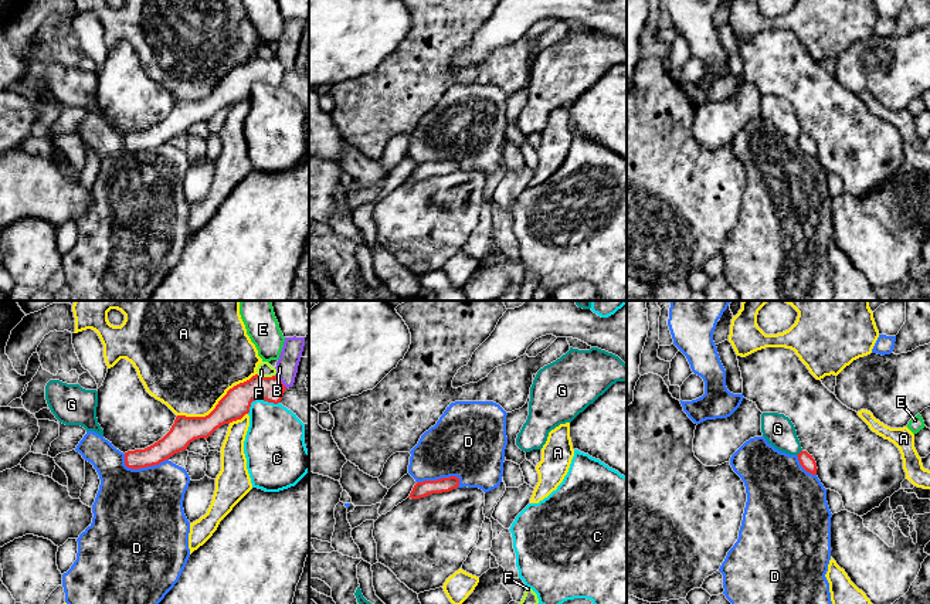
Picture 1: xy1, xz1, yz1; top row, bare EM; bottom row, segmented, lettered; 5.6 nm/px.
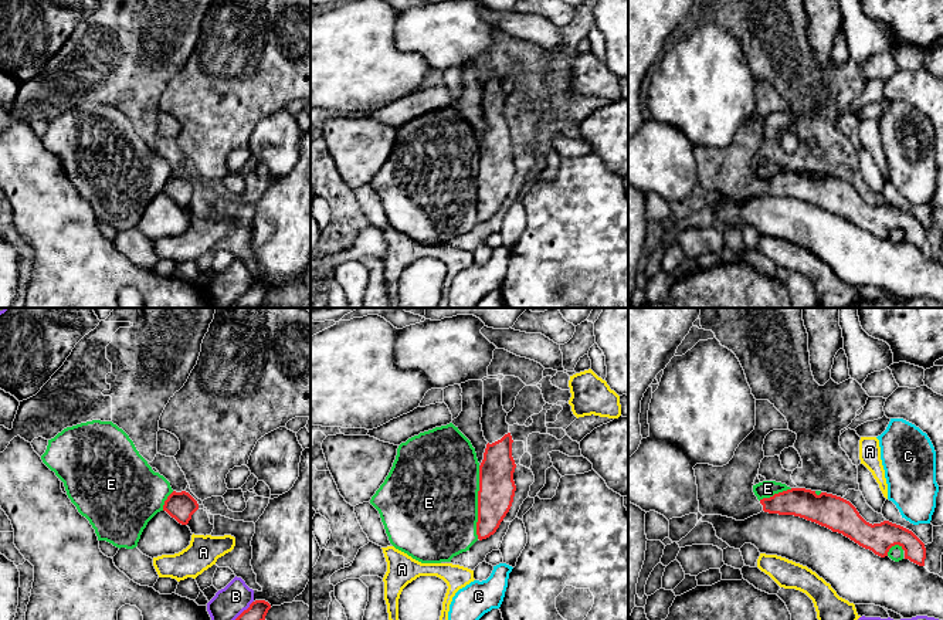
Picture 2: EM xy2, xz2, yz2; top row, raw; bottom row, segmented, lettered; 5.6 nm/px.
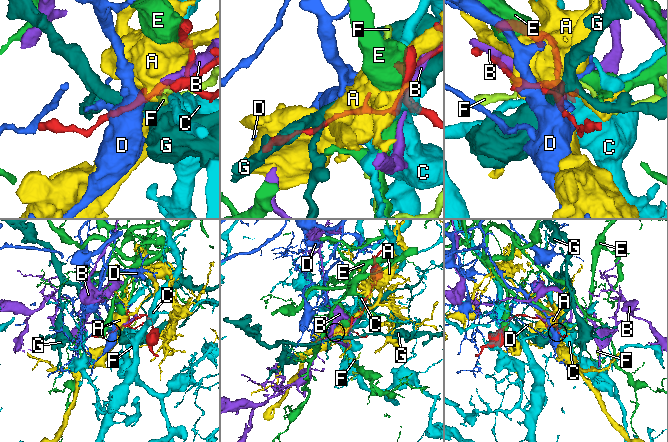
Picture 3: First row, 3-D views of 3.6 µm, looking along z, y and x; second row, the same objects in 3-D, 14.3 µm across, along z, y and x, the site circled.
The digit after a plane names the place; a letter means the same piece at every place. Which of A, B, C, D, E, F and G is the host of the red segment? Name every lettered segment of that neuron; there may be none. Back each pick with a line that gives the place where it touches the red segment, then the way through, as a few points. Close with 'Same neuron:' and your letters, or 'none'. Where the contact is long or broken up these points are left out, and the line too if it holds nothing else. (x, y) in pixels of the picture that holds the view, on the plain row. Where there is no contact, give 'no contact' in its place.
Same neuron: none

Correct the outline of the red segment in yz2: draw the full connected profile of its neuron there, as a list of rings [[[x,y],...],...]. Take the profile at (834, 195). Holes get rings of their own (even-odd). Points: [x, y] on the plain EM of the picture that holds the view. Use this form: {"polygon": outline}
{"polygon": [[[756,82],[754,112],[739,126],[733,140],[723,149],[713,149],[709,146],[696,146],[693,149],[698,167],[699,194],[702,197],[722,197],[736,203],[744,203],[761,193],[779,197],[794,197],[825,209],[832,214],[842,216],[881,240],[888,238],[889,231],[899,227],[905,233],[905,241],[909,241],[919,248],[925,248],[925,226],[912,213],[889,203],[872,207],[859,197],[849,183],[841,179],[827,175],[817,177],[815,173],[811,172],[791,170],[759,183],[753,175],[753,165],[759,156],[760,145],[764,140],[764,121],[773,112],[787,111],[788,105],[786,99],[774,89],[774,87],[769,82]]]}

